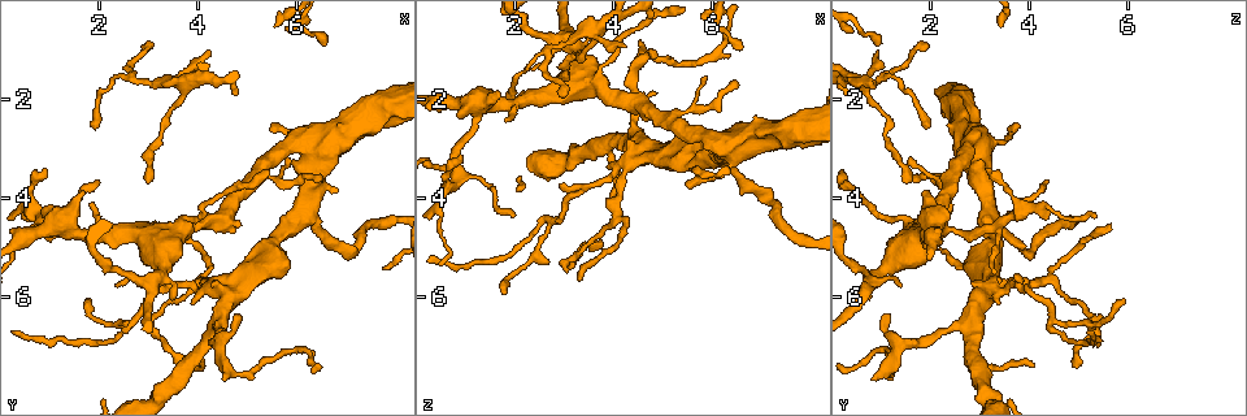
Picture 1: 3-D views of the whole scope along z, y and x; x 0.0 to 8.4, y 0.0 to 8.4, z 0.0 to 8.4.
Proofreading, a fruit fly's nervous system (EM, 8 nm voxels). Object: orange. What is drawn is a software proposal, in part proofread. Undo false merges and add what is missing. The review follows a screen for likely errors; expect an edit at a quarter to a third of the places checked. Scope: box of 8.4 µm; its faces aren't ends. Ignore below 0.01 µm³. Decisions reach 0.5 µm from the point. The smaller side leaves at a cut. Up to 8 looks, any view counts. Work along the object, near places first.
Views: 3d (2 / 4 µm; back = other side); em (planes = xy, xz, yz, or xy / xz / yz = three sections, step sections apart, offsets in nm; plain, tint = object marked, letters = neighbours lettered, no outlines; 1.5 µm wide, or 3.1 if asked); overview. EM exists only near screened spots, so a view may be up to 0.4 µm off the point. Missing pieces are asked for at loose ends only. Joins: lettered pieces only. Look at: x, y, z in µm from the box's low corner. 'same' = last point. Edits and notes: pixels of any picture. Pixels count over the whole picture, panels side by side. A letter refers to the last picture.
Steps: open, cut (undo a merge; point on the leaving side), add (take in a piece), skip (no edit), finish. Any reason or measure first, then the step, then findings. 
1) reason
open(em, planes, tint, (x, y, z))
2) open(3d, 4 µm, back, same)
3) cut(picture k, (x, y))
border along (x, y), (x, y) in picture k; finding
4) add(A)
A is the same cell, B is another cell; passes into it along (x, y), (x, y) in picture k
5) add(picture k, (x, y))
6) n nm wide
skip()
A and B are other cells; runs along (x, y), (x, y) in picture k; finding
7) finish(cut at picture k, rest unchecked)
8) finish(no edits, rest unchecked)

a fork
open(em, planes, tint, (2.60, 1.60, 1.05))

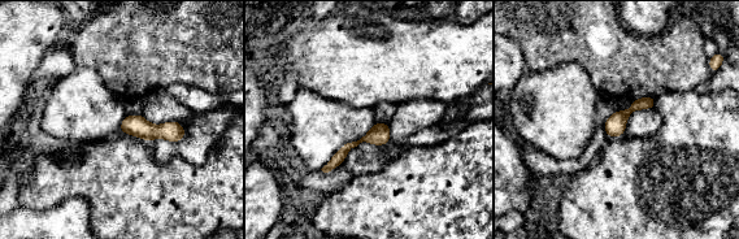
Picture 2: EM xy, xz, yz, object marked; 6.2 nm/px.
what lies round it
open(em, planes, letters, same)

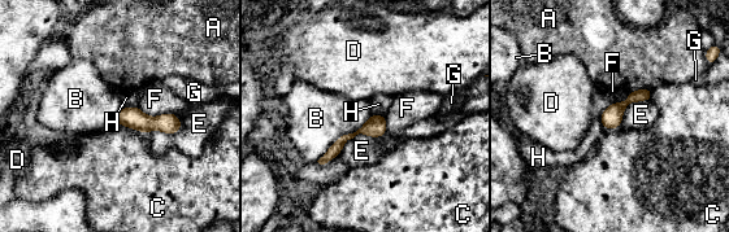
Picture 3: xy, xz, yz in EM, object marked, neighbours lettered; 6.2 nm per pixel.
130 nm wide
skip()
A, B, C, D, E, F, G and H are other cells; one neuron here

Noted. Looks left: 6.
sharp bend
open(3d, 4 µm, (1.25, 4.55, 2.15))

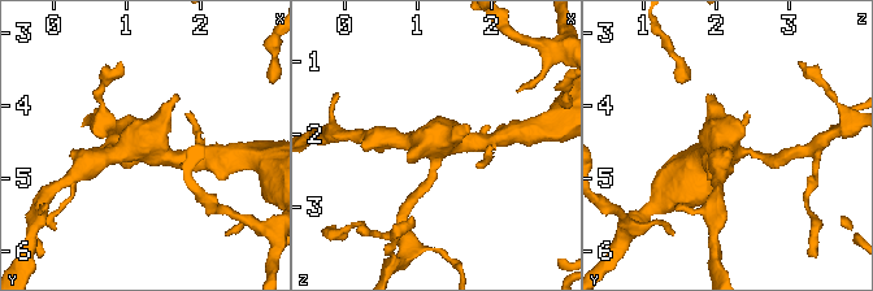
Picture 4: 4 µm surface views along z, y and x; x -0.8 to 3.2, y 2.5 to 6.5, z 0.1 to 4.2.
open(em, planes, letters, (1.30, 4.55, 2.15))

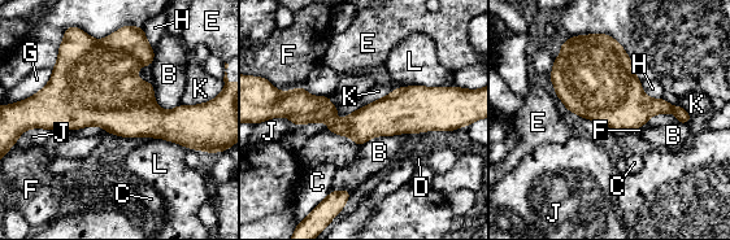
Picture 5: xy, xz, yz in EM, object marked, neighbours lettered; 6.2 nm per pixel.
480 nm wide; K touches over 440 nm
skip()
B, C, D, E, F, G, H, J, K and L are other cells; all the same neuron

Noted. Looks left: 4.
open(em, xz, step 4, tint, (6.15, 7.15, 1.10))

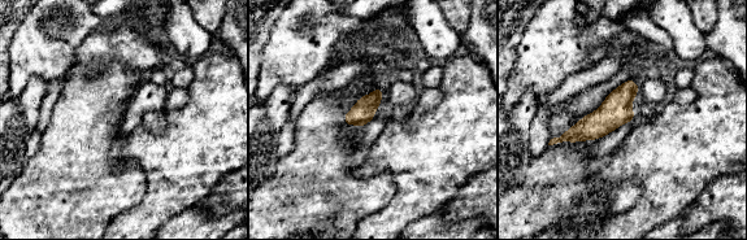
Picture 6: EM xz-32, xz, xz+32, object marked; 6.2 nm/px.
cut it another way
open(em, planes, letters, same)

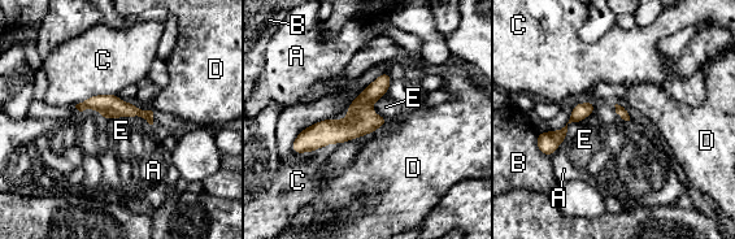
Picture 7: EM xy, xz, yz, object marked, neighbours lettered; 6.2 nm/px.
E touches over 300 nm
skip()
A, B, C, D and E are other cells; all the same neuron

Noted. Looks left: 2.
finish(no edits, rest unchecked)

